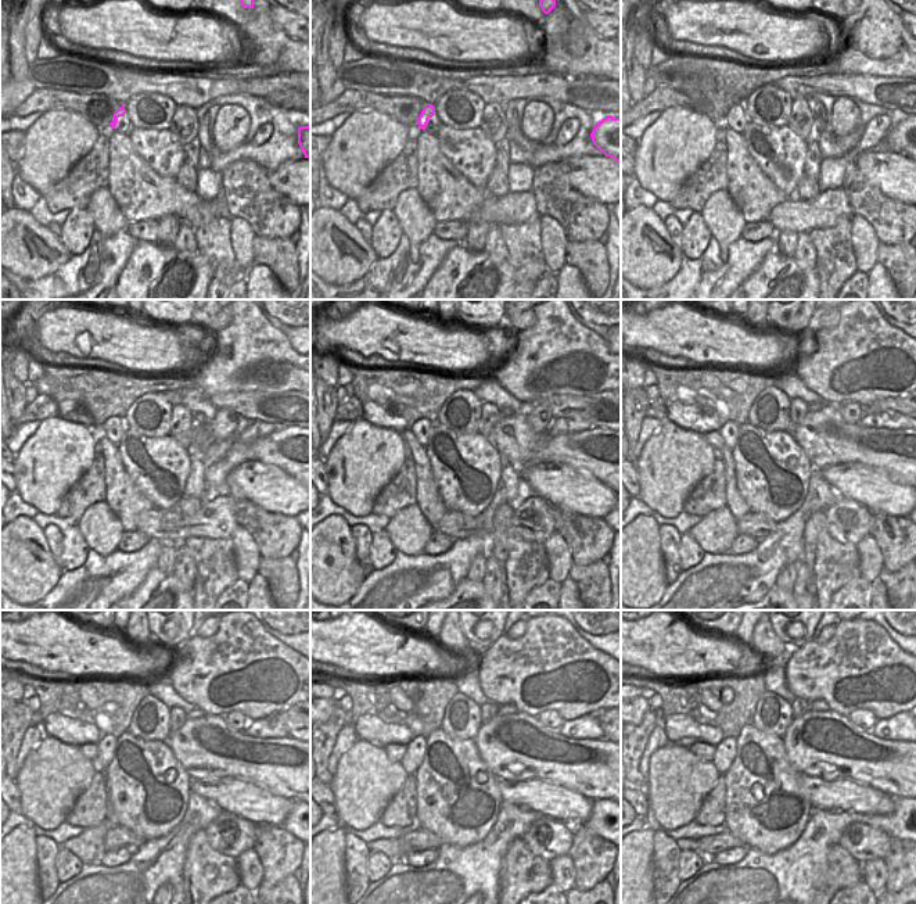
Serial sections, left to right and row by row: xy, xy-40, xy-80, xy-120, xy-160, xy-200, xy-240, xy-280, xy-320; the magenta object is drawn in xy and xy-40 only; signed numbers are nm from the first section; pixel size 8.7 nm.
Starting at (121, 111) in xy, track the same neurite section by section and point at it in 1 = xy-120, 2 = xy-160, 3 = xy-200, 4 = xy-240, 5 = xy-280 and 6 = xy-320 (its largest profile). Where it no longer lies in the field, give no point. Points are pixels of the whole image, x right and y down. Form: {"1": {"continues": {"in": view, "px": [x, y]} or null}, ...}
{"1": {"continues": {"in": "xy-120", "px": [111, 426]}}, "2": {"continues": {"in": "xy-160", "px": [420, 429]}}, "3": {"continues": {"in": "xy-200", "px": [729, 431]}}, "4": {"continues": {"in": "xy-240", "px": [106, 748]}}, "5": {"continues": {"in": "xy-280", "px": [416, 749]}}, "6": {"continues": {"in": "xy-320", "px": [724, 756]}}}

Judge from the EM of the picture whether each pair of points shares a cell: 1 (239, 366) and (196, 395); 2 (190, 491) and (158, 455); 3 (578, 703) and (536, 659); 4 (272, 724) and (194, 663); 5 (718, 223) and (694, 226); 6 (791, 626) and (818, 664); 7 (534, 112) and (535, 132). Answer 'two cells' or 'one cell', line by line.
1: two cells
2: two cells
3: one cell
4: two cells
5: two cells
6: two cells
7: one cell

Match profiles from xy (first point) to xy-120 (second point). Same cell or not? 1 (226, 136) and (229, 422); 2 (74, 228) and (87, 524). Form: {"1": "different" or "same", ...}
{"1": "same", "2": "different"}

